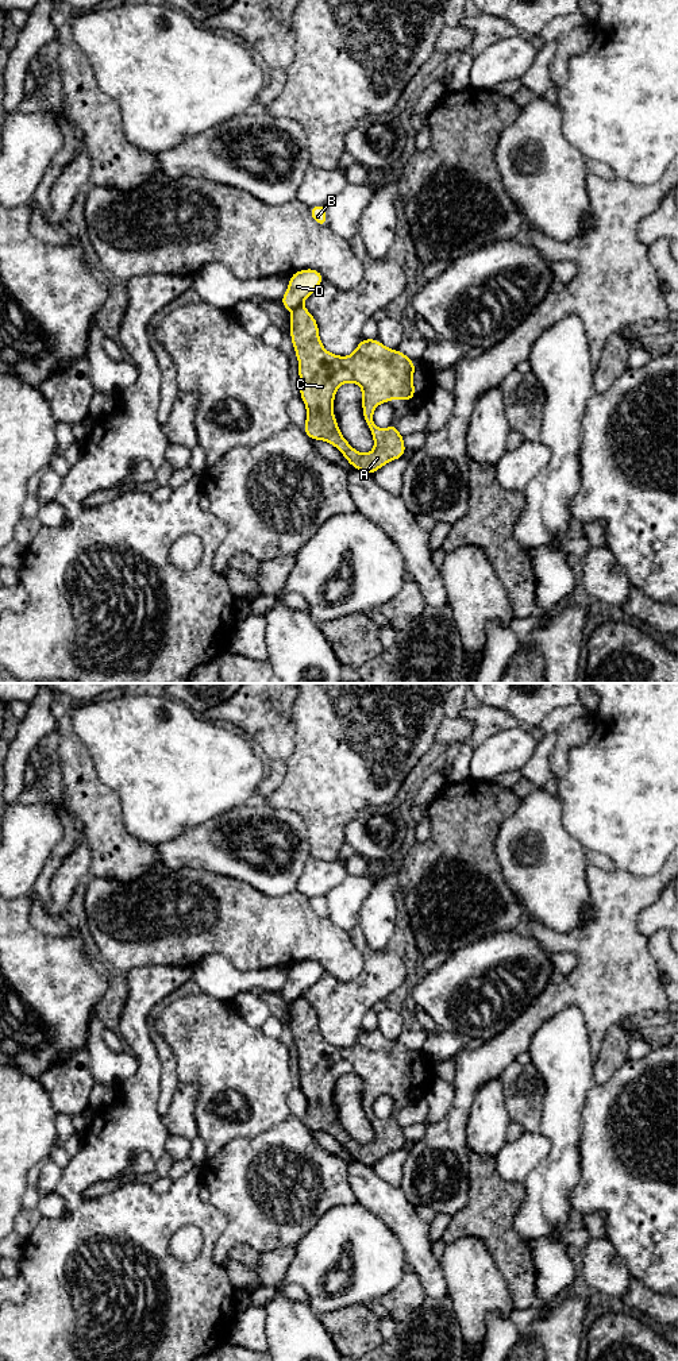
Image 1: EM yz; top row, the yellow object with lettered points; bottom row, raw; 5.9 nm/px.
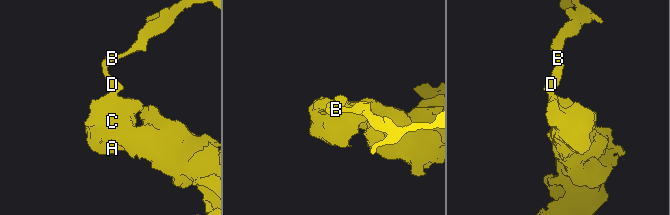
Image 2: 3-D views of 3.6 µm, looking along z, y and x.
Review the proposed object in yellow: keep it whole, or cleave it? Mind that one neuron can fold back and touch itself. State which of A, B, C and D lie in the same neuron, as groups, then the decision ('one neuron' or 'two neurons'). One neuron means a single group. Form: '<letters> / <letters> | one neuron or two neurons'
A C / B D | two neurons

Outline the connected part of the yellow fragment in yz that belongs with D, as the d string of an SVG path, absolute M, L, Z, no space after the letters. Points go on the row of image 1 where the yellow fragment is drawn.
M304 269L293 273L282 296L281 305L290 311L301 306L304 300L312 296L323 282L324 278L316 269Z

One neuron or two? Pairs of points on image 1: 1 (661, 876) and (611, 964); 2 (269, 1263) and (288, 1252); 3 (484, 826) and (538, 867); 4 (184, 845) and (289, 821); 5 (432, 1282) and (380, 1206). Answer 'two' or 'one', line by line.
1: one
2: one
3: two
4: one
5: one

